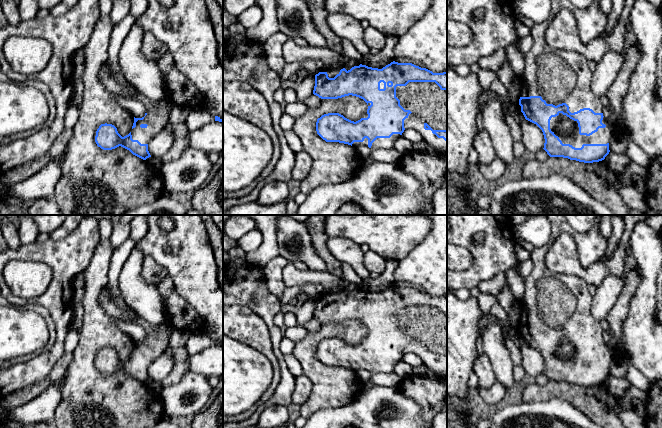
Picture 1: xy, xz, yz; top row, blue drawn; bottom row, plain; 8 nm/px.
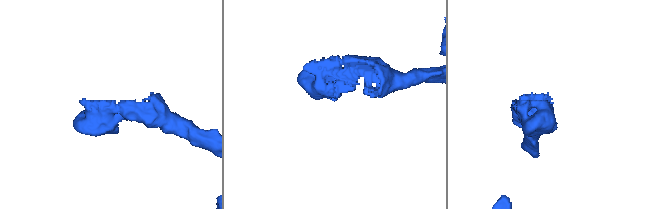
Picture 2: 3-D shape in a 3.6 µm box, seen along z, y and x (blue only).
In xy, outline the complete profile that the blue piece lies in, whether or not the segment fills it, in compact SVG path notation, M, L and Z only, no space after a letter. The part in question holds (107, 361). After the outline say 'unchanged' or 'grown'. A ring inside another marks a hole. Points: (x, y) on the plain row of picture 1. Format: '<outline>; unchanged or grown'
M164 321L153 325L153 330L145 330L145 340L135 342L131 356L122 361L112 348L101 348L96 355L95 366L103 374L112 374L119 370L133 379L146 384L151 381L148 367L166 350L173 327Z; grown

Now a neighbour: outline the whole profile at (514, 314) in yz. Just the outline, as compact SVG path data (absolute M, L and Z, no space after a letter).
M514 299L514 301L511 304L510 310L507 313L514 330L517 330L517 328L519 327L521 313L522 313L521 301Z

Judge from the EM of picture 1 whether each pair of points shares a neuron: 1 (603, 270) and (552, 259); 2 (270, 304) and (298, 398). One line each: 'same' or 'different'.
1: same
2: different

